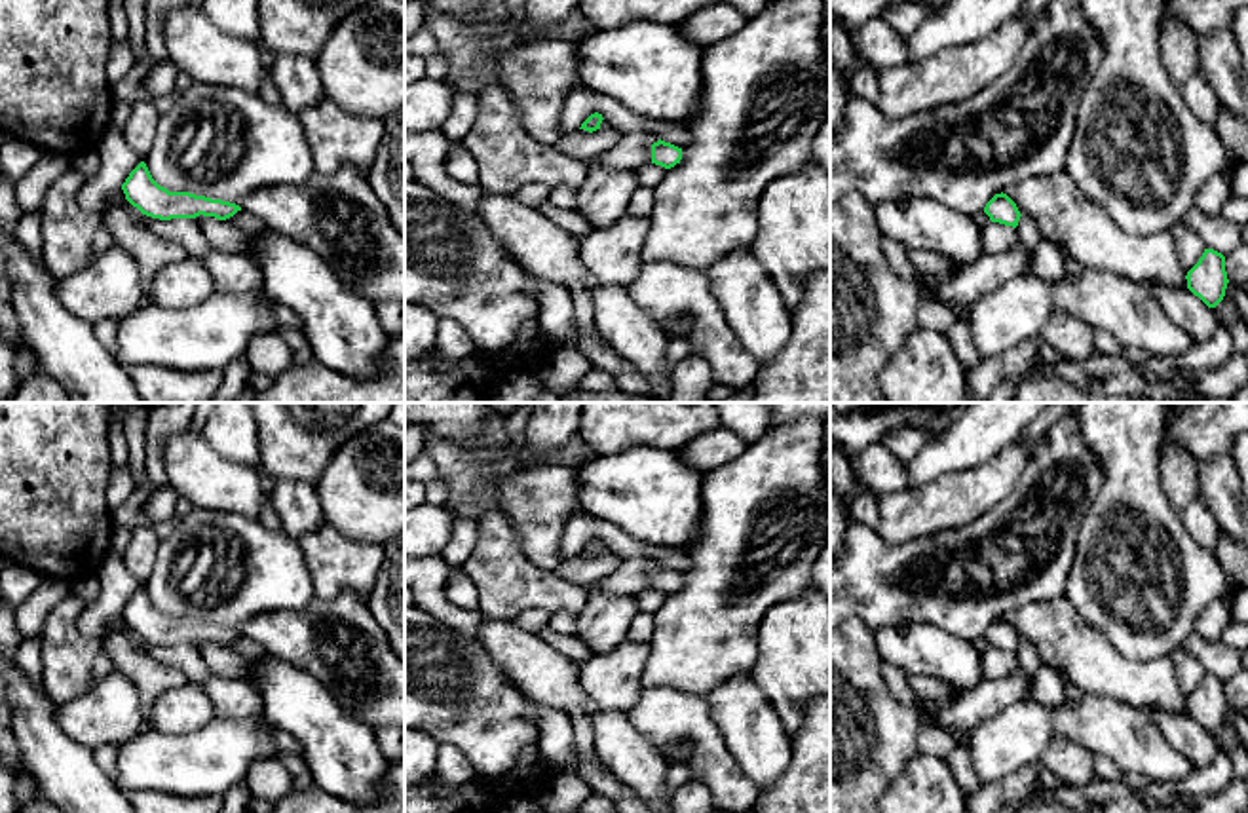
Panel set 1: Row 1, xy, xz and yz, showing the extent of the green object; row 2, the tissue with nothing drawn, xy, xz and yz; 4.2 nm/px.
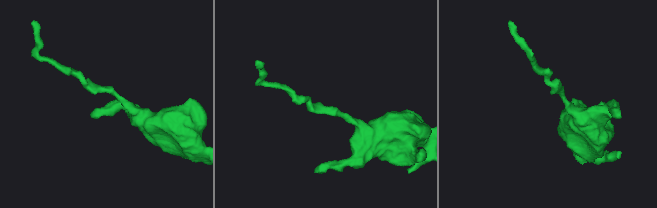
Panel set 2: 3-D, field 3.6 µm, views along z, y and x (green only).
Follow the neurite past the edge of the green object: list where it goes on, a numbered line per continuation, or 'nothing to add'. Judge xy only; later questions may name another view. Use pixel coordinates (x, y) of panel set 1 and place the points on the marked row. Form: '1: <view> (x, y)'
nothing to add

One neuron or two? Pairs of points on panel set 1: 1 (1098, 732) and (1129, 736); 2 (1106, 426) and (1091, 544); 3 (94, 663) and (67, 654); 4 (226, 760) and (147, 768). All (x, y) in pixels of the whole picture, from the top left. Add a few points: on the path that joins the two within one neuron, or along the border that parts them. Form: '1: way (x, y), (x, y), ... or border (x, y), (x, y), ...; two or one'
1: way (1106, 732), (1121, 732); one
2: way (1117, 454), (1117, 515); one
3: way (88, 661), (73, 660); one
4: way (208, 768), (166, 768); one

